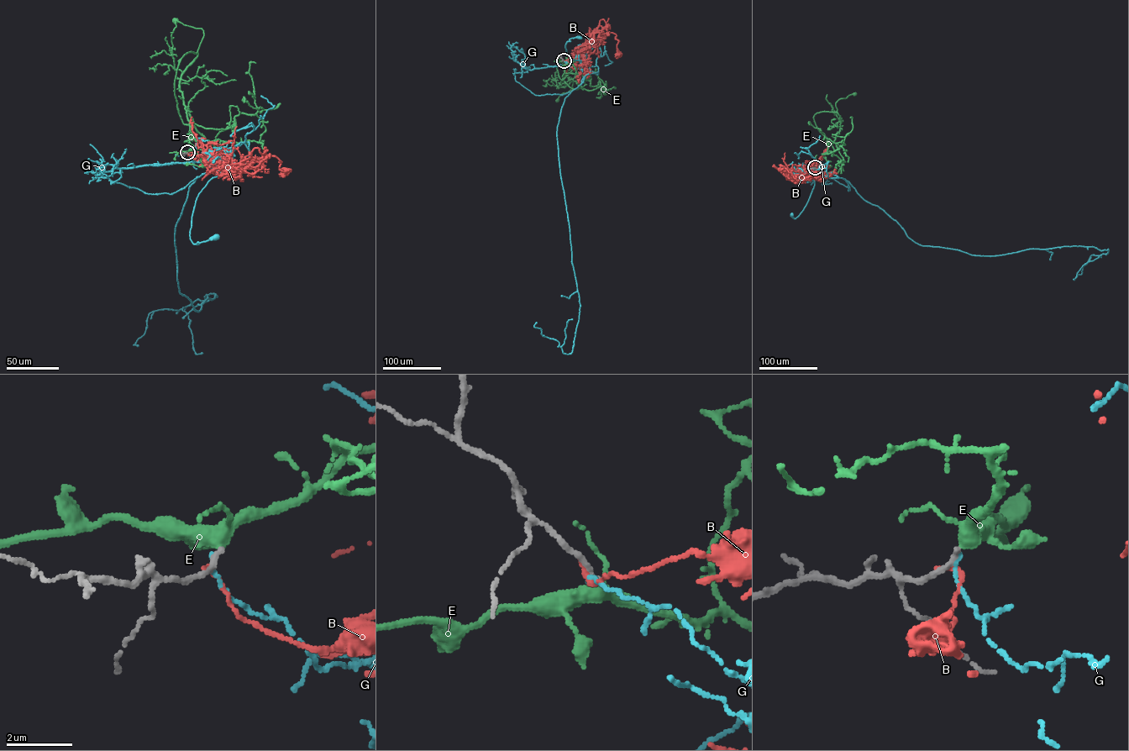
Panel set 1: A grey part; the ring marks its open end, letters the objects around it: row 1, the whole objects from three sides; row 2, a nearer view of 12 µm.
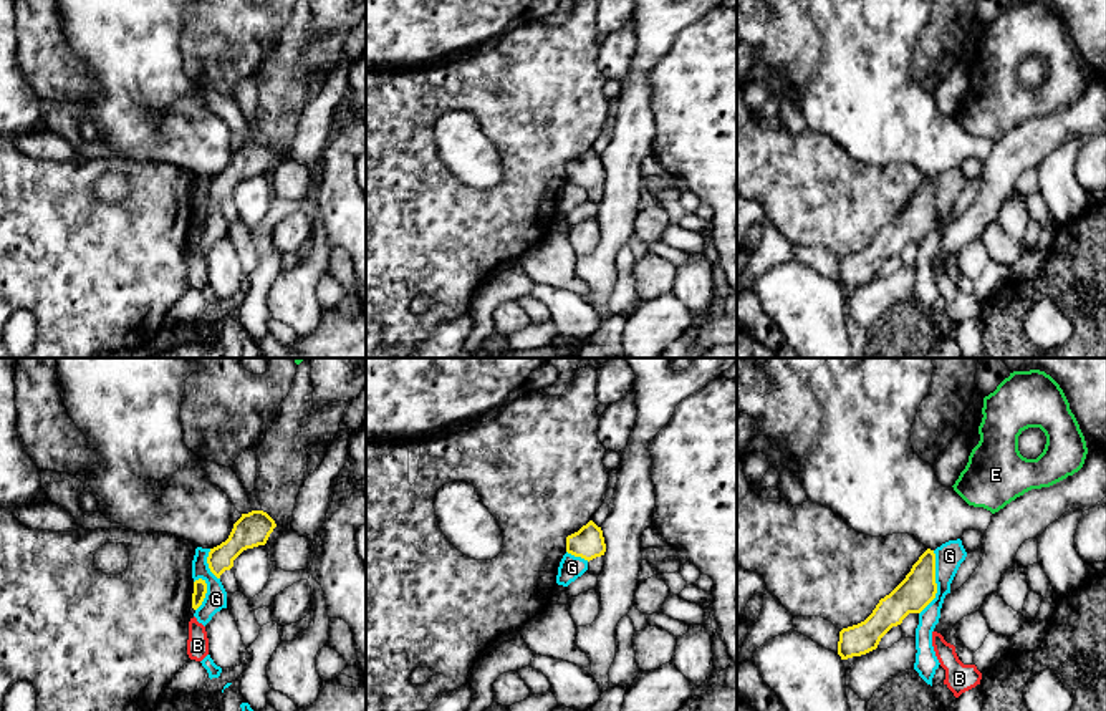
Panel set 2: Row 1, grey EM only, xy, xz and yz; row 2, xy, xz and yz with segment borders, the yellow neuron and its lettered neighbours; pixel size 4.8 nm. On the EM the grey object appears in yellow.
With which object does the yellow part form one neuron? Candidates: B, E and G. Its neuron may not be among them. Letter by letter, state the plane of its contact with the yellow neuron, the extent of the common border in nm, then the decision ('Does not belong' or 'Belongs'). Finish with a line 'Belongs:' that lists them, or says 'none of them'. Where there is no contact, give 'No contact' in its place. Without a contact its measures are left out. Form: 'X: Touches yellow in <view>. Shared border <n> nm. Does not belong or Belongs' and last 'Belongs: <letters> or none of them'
B: No contact. Does not belong
E: No contact. Does not belong
G: Touches yellow in yz. Shared border 320 nm. Does not belong
Belongs: none of them

